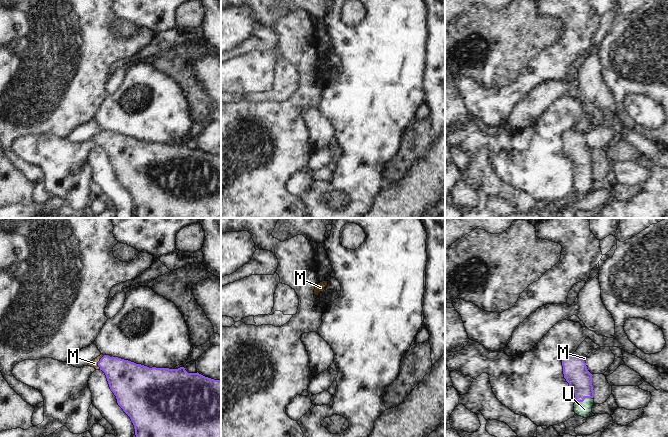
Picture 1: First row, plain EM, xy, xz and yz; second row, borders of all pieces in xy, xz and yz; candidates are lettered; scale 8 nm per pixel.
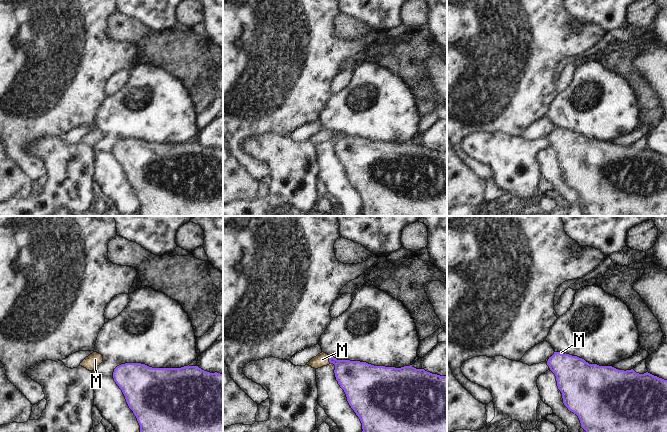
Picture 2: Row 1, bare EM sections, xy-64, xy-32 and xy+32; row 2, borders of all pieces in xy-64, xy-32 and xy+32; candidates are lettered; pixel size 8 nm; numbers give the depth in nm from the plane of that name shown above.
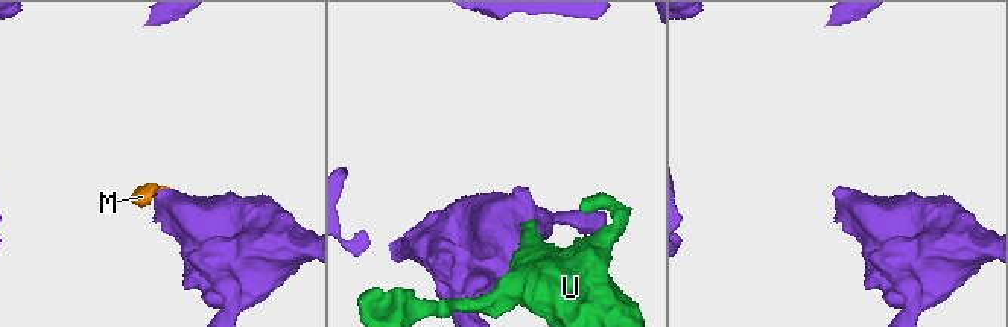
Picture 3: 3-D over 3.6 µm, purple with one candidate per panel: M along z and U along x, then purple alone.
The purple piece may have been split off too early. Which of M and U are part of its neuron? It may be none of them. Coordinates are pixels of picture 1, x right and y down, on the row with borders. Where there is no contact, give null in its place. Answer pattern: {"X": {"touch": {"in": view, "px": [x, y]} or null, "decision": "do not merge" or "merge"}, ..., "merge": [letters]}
{"M": {"touch": {"in": "xy", "px": [98, 362]}, "decision": "merge"}, "U": {"touch": {"in": "yz", "px": [583, 400]}, "decision": "merge"}, "merge": ["M", "U"]}

